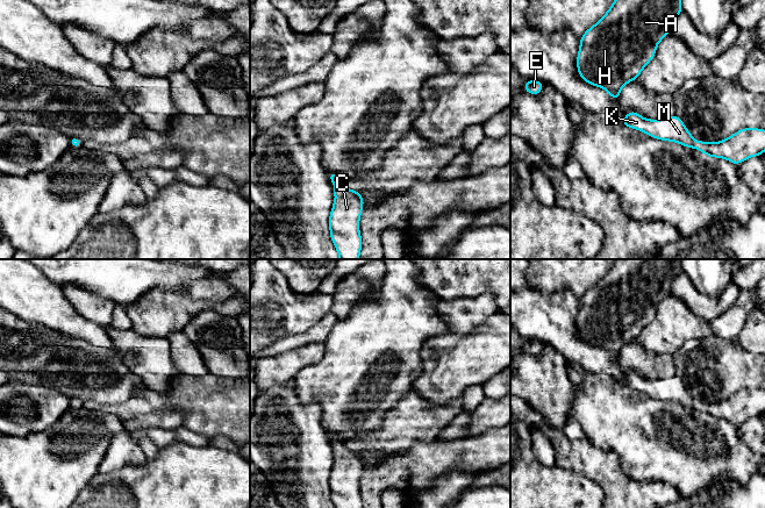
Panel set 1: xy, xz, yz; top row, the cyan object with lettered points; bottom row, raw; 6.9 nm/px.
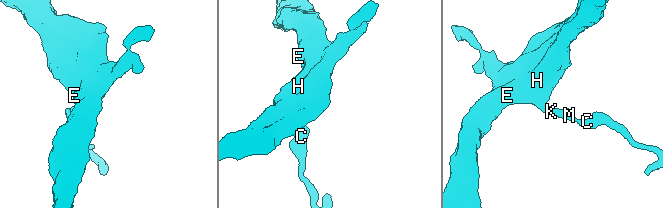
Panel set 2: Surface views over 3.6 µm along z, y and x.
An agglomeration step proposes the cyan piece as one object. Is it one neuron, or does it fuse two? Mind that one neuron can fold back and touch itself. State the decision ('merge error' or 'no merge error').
no merge error

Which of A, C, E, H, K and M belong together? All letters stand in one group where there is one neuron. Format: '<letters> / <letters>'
A C E H K M

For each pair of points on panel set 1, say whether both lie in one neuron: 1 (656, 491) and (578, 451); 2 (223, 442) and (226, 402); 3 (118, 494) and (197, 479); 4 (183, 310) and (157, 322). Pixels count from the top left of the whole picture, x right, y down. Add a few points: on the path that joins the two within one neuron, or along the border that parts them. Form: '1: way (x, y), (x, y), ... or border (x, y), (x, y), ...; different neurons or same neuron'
1: way (636, 491), (623, 491), (598, 465); same neuron
2: border (209, 437), (224, 435), (237, 445); different neurons
3: way (137, 494), (177, 494); same neuron
4: way (177, 310), (170, 310), (163, 316); same neuron

